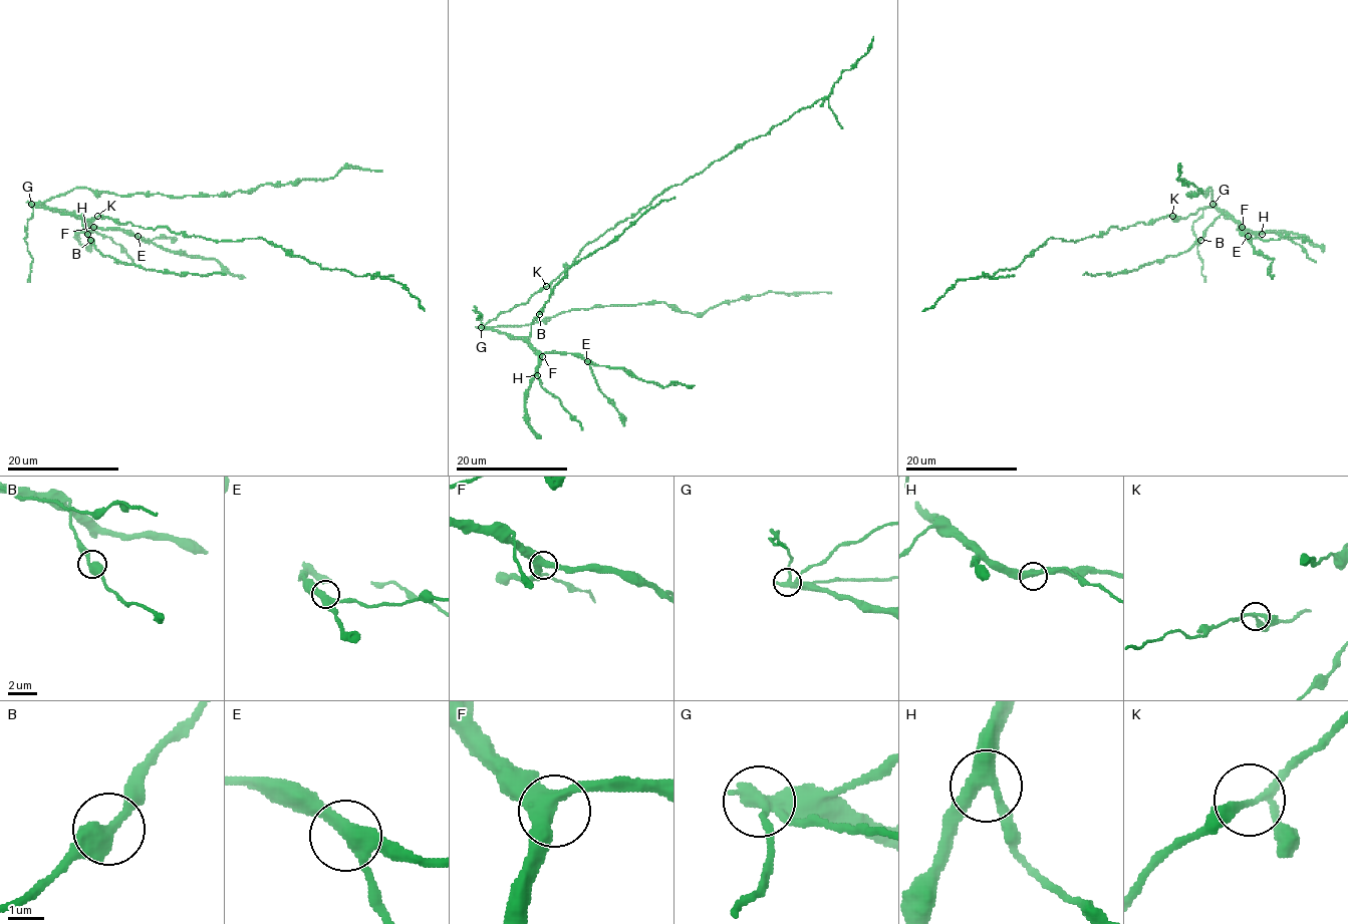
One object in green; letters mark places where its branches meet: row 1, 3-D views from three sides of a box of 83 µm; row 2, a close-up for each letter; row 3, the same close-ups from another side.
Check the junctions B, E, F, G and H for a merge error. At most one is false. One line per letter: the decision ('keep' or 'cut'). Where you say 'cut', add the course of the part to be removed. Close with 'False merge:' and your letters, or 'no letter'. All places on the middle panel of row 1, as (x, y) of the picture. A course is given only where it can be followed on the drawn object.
B: keep
E: keep
F: keep
G: cut | (481, 327), (524, 304), (620, 221), (827, 96), (842, 72), (867, 51), (873, 36)
H: keep
False merge: G

